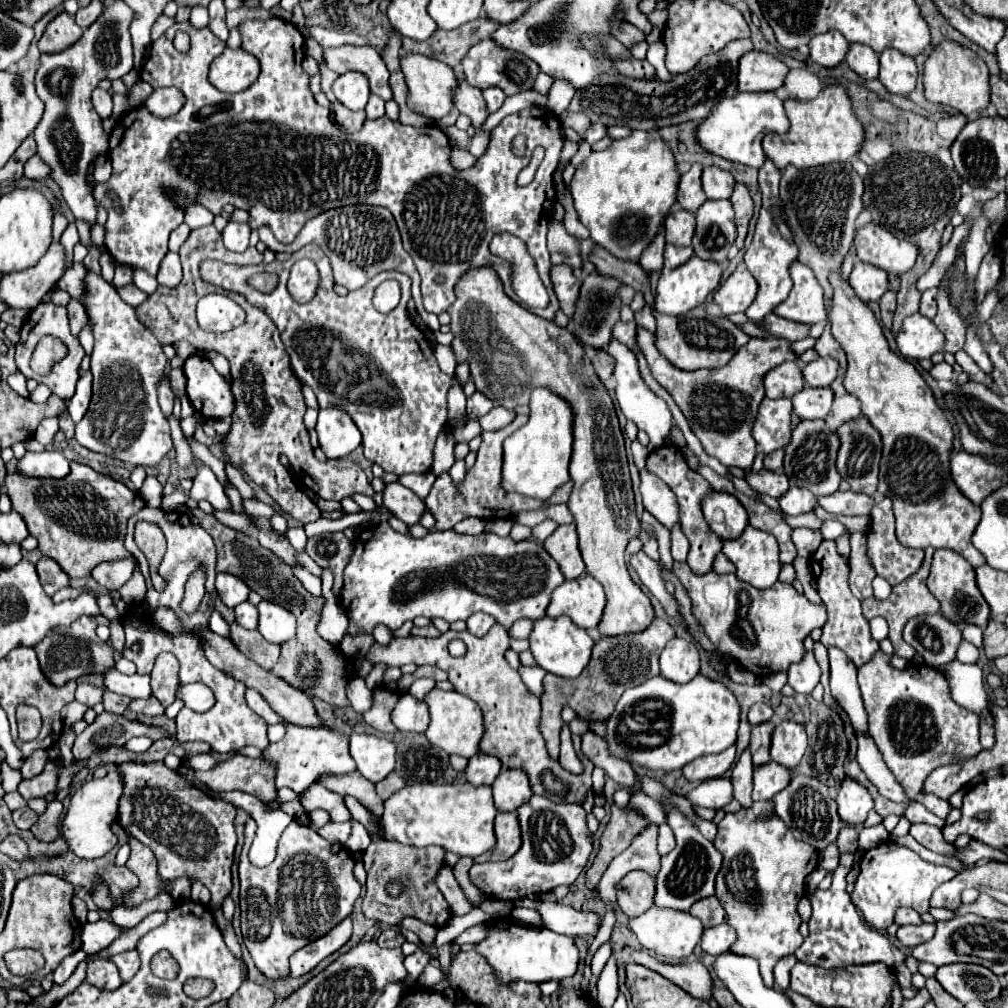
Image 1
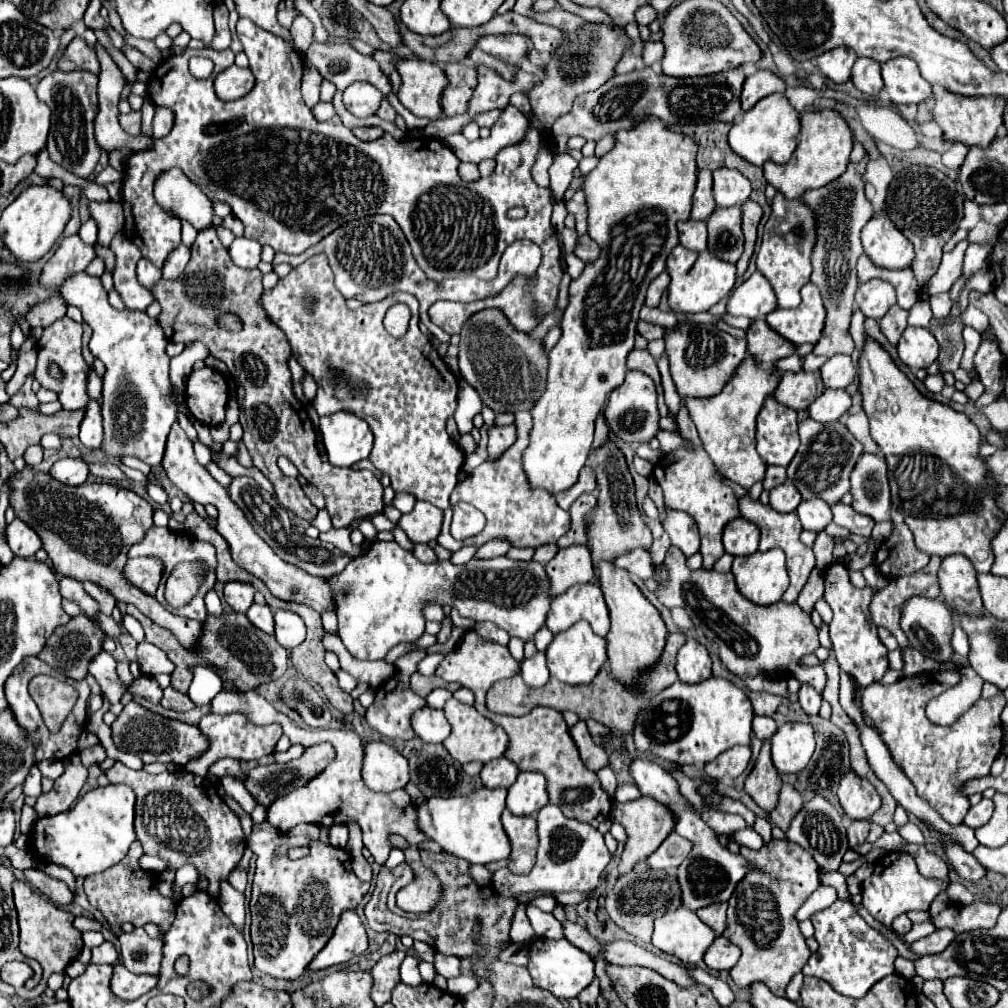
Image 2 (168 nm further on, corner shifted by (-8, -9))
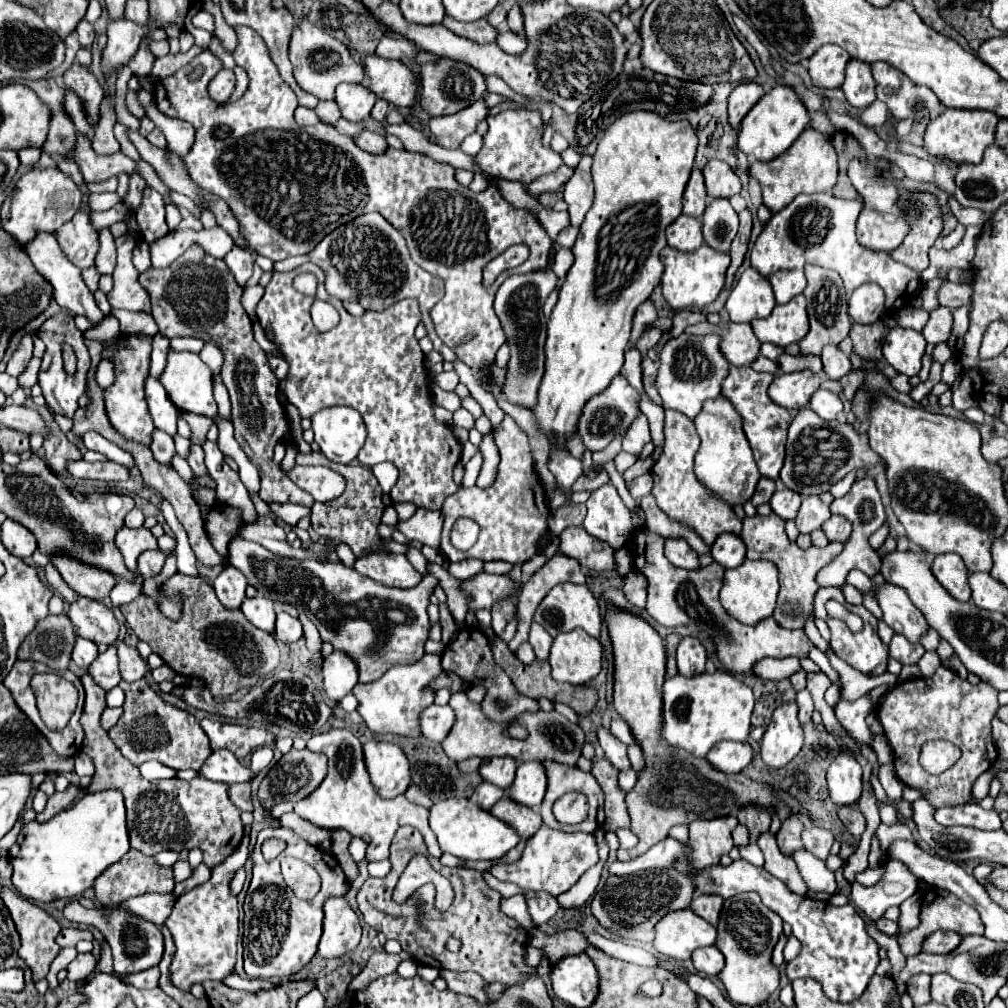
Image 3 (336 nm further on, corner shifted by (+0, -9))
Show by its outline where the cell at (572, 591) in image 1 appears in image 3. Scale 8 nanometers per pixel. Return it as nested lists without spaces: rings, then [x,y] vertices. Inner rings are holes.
[[[559,584],[555,586],[539,604],[535,618],[537,624],[541,624],[551,636],[557,636],[561,632],[573,630],[573,628],[583,628],[589,636],[599,638],[601,632],[601,610],[599,604],[595,600],[595,596],[591,594],[591,590],[583,584]]]

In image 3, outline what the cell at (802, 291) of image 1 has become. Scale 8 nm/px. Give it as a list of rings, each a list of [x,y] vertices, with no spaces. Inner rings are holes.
[[[803,294],[795,296],[783,306],[775,306],[767,318],[753,320],[751,326],[759,342],[771,342],[775,346],[789,346],[799,342],[809,330]]]

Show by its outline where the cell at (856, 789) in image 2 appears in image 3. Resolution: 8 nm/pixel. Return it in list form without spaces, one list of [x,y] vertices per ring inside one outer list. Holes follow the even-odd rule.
[[[839,754],[827,770],[827,782],[829,782],[829,796],[835,806],[849,806],[859,802],[863,782],[861,782],[861,766],[855,758]]]

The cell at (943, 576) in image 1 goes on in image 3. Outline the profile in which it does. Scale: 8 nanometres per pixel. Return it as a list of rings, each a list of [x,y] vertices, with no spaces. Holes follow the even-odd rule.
[[[939,554],[931,566],[937,582],[959,602],[969,602],[971,588],[967,584],[967,568],[957,554]]]

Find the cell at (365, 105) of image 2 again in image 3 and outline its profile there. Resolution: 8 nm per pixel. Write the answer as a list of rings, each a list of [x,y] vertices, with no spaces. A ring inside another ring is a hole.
[[[339,84],[335,102],[339,104],[343,118],[359,122],[369,116],[375,104],[375,94],[371,94],[371,90],[367,90],[361,84]]]

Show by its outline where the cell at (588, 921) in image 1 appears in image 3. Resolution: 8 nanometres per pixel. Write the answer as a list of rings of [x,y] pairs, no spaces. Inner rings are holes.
[[[517,894],[517,896],[511,896],[511,898],[503,898],[501,900],[501,910],[503,914],[511,916],[513,920],[519,922],[519,926],[523,926],[523,930],[531,932],[535,928],[531,916],[529,916],[529,910],[527,910],[527,902],[523,898],[523,894]]]

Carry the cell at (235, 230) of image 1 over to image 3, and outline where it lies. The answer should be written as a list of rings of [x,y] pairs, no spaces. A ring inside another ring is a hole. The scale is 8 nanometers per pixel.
[[[233,246],[231,252],[223,258],[225,264],[229,266],[229,270],[233,272],[235,280],[239,286],[243,286],[249,278],[251,278],[251,272],[253,272],[253,260],[255,260],[255,252],[247,250],[247,248],[239,248],[239,246]]]

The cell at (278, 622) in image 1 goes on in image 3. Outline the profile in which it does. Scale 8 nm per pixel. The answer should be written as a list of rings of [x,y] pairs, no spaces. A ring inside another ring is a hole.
[[[277,612],[277,622],[275,622],[275,638],[279,642],[297,642],[303,636],[301,622],[287,612]]]

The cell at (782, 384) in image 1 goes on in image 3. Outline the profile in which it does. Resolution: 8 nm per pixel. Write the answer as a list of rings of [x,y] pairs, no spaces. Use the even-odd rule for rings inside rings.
[[[811,370],[779,374],[769,386],[769,398],[787,410],[801,410],[809,404],[809,398],[819,386],[821,378]]]

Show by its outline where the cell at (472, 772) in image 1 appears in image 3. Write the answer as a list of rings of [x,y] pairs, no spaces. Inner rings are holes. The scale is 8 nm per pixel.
[[[509,756],[503,758],[489,758],[483,760],[479,766],[479,774],[485,782],[491,782],[503,790],[507,790],[515,778],[515,770],[517,770],[517,762]]]

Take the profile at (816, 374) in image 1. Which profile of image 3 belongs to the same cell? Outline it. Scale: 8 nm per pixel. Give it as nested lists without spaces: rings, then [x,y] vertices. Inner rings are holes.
[[[825,346],[821,360],[823,360],[823,372],[829,380],[841,380],[851,372],[849,356],[843,354],[837,346]]]

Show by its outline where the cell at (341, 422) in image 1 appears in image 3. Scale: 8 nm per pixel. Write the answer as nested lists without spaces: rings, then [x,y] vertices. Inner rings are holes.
[[[323,408],[311,418],[311,422],[315,442],[331,462],[349,464],[357,458],[367,432],[361,416],[353,408]]]

